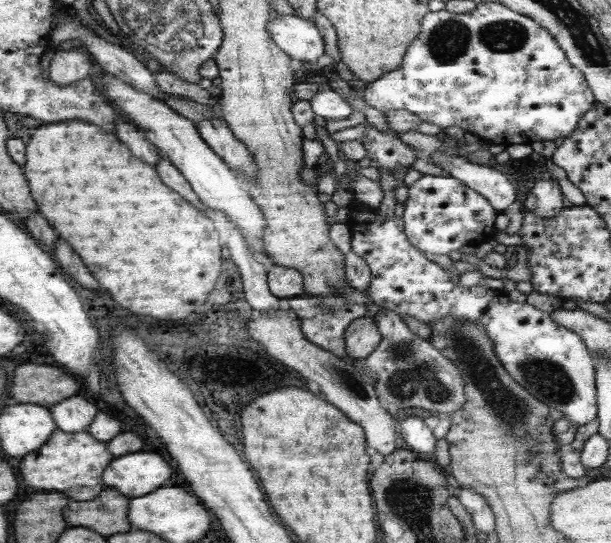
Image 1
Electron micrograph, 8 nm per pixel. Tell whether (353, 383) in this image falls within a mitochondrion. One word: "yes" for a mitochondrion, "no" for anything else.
yes

